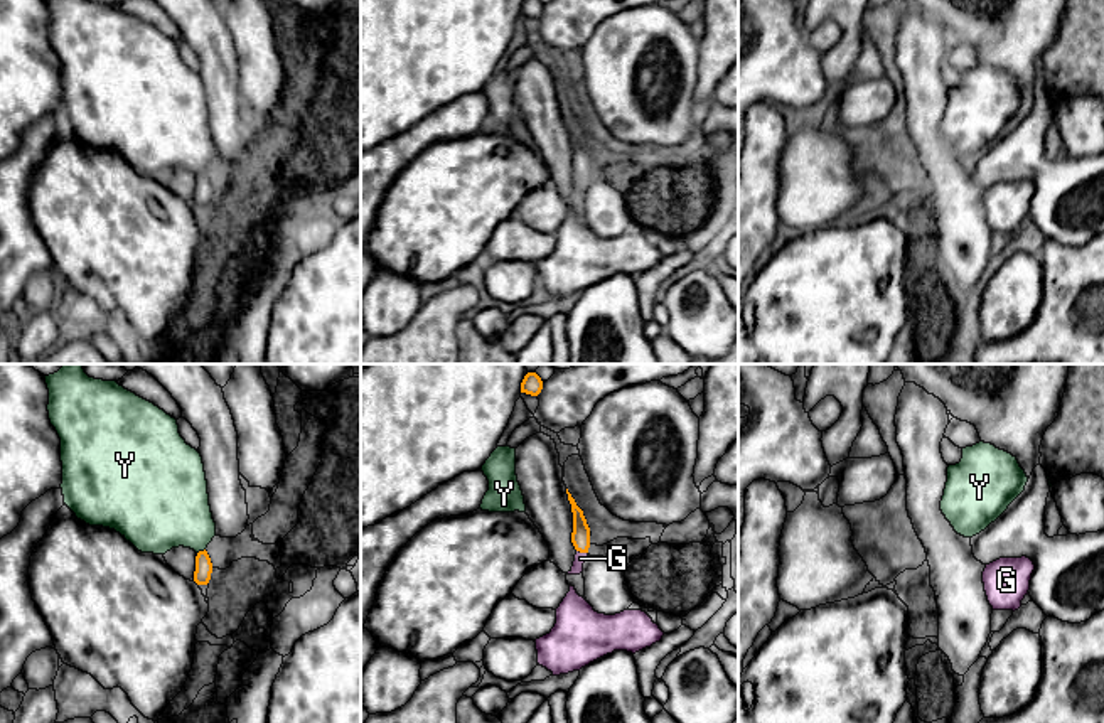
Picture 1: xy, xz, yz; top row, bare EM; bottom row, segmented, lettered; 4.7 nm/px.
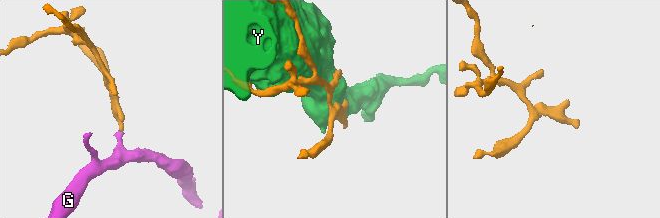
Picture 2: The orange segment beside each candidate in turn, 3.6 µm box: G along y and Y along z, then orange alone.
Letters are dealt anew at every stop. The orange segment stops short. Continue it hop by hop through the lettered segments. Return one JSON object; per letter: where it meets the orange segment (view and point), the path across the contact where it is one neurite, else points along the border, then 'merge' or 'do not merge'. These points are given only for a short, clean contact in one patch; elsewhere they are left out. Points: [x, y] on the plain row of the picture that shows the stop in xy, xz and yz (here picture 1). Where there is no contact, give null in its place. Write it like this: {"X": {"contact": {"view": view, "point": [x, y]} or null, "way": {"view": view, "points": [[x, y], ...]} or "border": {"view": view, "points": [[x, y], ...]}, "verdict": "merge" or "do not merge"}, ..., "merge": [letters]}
{"G": {"contact": {"view": "xz", "point": [582, 174]}, "way": {"view": "xz", "points": [[580, 159], [582, 174], [580, 181]]}, "verdict": "merge"}, "Y": {"contact": {"view": "xy", "point": [201, 174]}, "verdict": "do not merge"}, "merge": ["G"]}

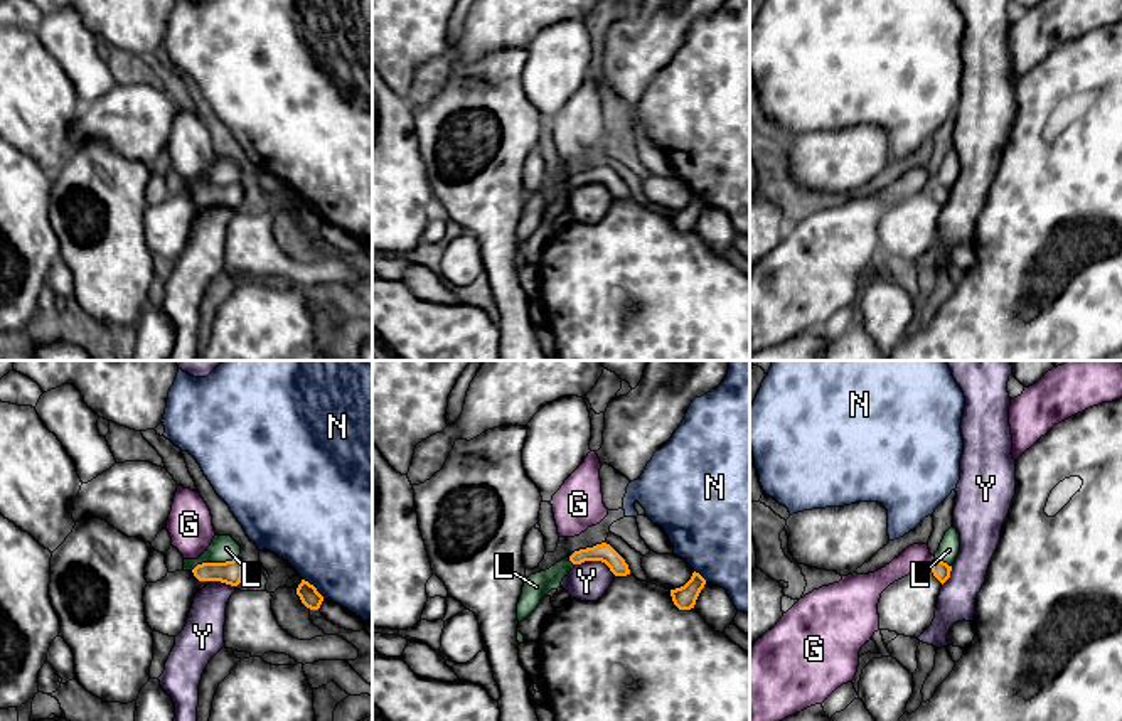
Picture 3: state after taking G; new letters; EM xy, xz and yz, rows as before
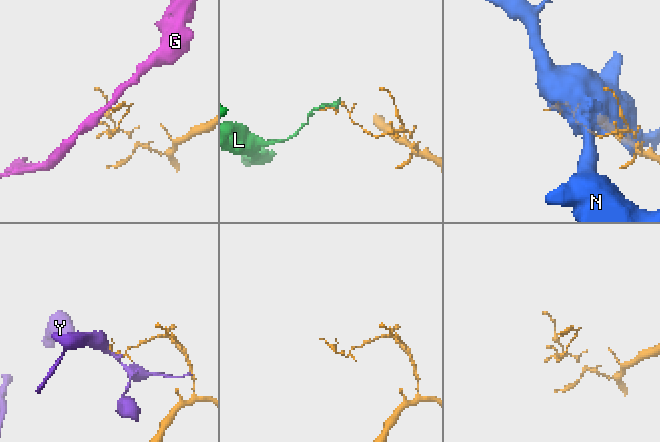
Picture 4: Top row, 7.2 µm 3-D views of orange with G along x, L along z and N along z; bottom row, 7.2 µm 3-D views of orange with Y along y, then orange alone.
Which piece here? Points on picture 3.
{"G": {"contact": {"view": "yz", "point": [932, 186]}, "verdict": "do not merge"}, "L": {"contact": {"view": "xy", "point": [213, 186]}, "verdict": "do not merge"}, "N": {"contact": {"view": "xy", "point": [314, 209]}, "verdict": "do not merge"}, "Y": {"contact": {"view": "xz", "point": [595, 182]}, "verdict": "do not merge"}, "merge": []}

